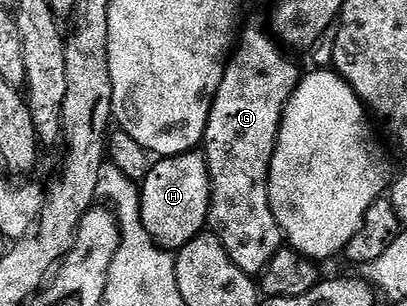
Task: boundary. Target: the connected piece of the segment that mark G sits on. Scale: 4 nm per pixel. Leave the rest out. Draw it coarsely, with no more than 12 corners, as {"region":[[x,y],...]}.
{"region":[[240,31],[208,117],[208,227],[246,275],[283,250],[270,162],[300,70]]}

